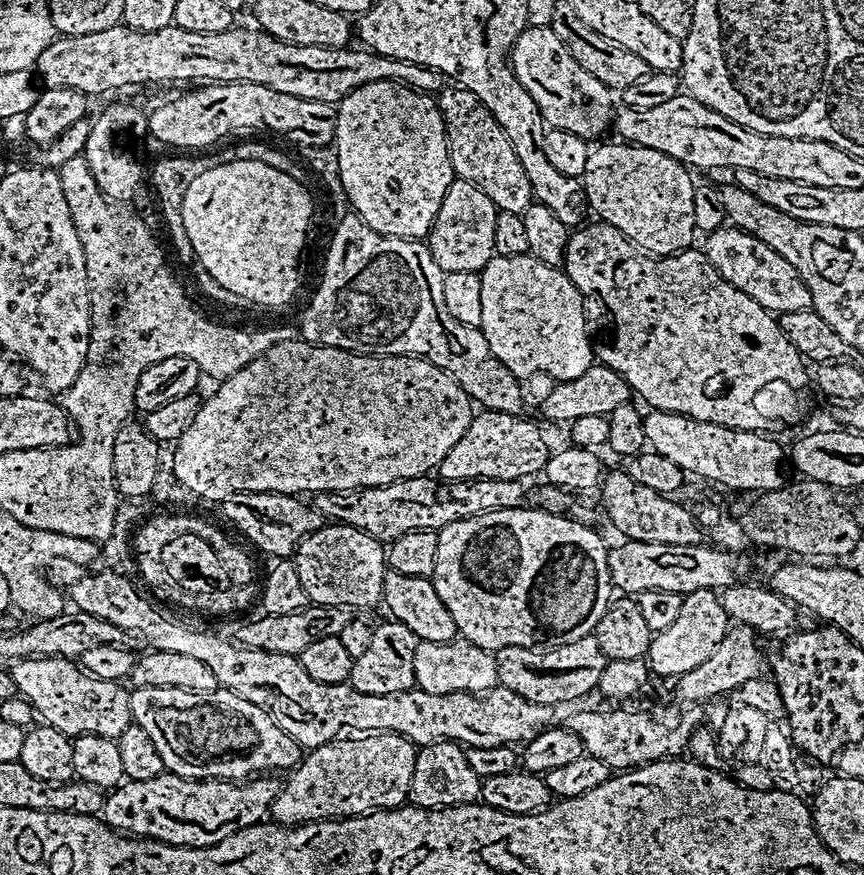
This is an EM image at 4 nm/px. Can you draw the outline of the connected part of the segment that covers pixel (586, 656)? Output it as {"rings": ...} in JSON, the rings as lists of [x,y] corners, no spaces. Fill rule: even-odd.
{"rings":[[[594,635],[547,650],[506,646],[494,655],[499,687],[512,690],[514,694],[530,702],[557,706],[565,706],[564,704],[570,703],[571,700],[580,700],[587,692],[595,693],[606,663]]]}

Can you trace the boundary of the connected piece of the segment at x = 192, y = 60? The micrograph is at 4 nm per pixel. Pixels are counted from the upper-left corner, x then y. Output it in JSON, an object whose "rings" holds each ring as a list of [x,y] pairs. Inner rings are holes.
{"rings":[[[123,23],[115,24],[113,28],[107,28],[106,30],[102,30],[101,32],[95,32],[94,34],[82,34],[81,36],[64,36],[63,38],[58,38],[53,41],[53,44],[50,45],[40,55],[39,58],[36,59],[36,63],[34,65],[35,71],[38,73],[40,71],[40,76],[42,79],[44,79],[44,82],[42,82],[44,88],[69,88],[70,90],[78,90],[79,92],[83,92],[85,96],[89,98],[95,98],[95,96],[100,96],[103,94],[103,92],[112,92],[115,90],[115,88],[124,88],[127,86],[127,84],[156,84],[159,82],[159,80],[196,80],[192,82],[235,82],[238,84],[257,84],[258,86],[266,86],[270,90],[278,90],[282,94],[290,94],[294,98],[310,98],[314,102],[326,102],[327,104],[334,104],[339,105],[340,101],[345,100],[347,96],[350,95],[351,92],[354,90],[358,90],[362,86],[366,86],[370,82],[382,82],[383,80],[394,80],[398,84],[405,84],[407,88],[414,88],[417,92],[423,92],[425,94],[436,94],[441,91],[445,87],[446,84],[446,78],[440,73],[438,70],[434,70],[433,68],[427,68],[426,66],[422,66],[421,64],[415,64],[414,62],[406,62],[405,60],[399,60],[398,58],[386,58],[385,56],[379,56],[377,52],[373,52],[371,50],[361,50],[359,47],[356,46],[349,46],[347,48],[323,48],[322,46],[298,46],[297,44],[287,44],[286,42],[282,42],[281,40],[275,40],[273,36],[268,36],[266,33],[259,31],[259,30],[253,30],[251,32],[248,28],[240,28],[240,26],[233,26],[230,30],[222,30],[222,34],[190,34],[190,30],[182,30],[181,28],[175,27],[175,26],[169,26],[167,28],[163,28],[162,30],[158,30],[157,32],[134,32],[129,30]]]}

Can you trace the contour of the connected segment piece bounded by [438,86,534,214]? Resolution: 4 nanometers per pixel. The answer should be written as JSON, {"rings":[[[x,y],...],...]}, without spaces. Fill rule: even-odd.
{"rings":[[[459,86],[445,87],[439,93],[438,103],[444,114],[444,132],[448,135],[448,157],[453,173],[478,186],[499,211],[522,214],[534,203],[530,178],[526,178],[526,170],[522,170],[522,162],[518,162],[518,154],[514,154],[514,146],[510,146],[510,138],[506,138],[506,130],[498,126],[494,114],[486,110],[473,92]]]}

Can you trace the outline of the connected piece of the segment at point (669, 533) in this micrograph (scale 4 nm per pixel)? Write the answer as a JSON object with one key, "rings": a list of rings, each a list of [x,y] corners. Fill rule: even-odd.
{"rings":[[[627,471],[612,472],[603,477],[602,493],[604,492],[604,508],[608,511],[608,520],[621,532],[623,539],[637,540],[646,543],[665,543],[668,546],[690,546],[701,543],[701,525],[697,523],[693,509],[683,508],[672,496],[658,494],[658,490],[649,490],[647,486],[638,486]]]}

